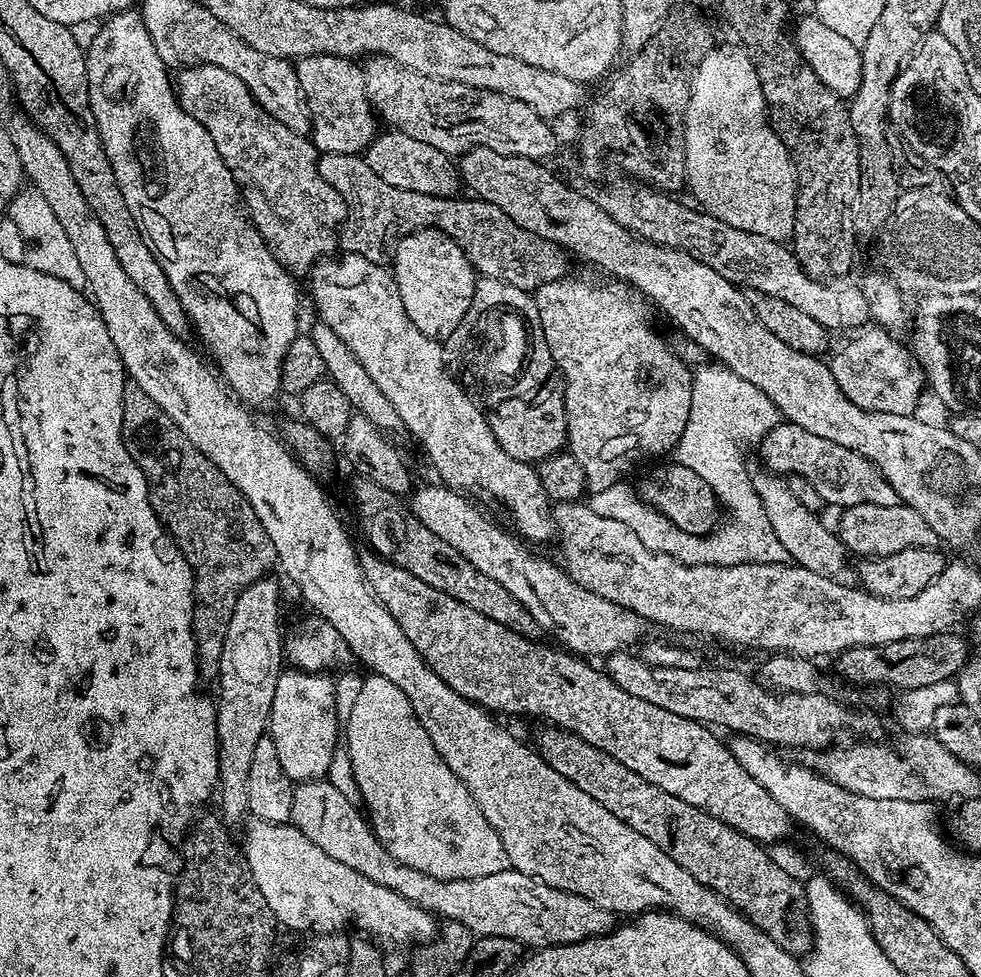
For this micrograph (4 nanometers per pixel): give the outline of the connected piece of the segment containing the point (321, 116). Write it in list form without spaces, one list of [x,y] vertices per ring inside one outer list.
[[[301,56],[294,67],[312,116],[310,139],[317,153],[361,155],[378,135],[378,117],[372,111],[371,102],[364,97],[361,67],[342,56]]]

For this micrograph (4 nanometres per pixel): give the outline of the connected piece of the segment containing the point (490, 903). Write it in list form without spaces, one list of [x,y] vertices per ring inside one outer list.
[[[327,778],[305,780],[293,787],[290,797],[292,804],[291,823],[296,825],[314,846],[322,846],[330,858],[342,862],[342,866],[350,866],[350,870],[358,870],[370,882],[378,882],[378,886],[386,886],[386,890],[394,890],[394,894],[402,894],[411,904],[417,904],[420,908],[427,909],[444,920],[457,920],[462,926],[468,928],[469,933],[476,936],[501,936],[502,938],[514,938],[522,946],[529,944],[529,949],[539,950],[553,948],[559,944],[576,944],[580,940],[586,940],[589,936],[600,936],[603,932],[611,932],[617,927],[617,917],[610,910],[590,902],[590,898],[582,898],[578,894],[567,890],[551,888],[549,884],[543,884],[535,879],[515,870],[495,872],[482,878],[470,878],[469,880],[439,880],[430,874],[422,874],[422,870],[414,870],[410,866],[400,864],[384,848],[384,842],[377,838],[372,831],[365,813],[356,806],[346,802],[339,790],[330,784]]]

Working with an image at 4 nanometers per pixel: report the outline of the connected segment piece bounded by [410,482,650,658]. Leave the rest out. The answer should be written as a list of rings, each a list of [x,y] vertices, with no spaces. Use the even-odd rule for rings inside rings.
[[[435,483],[424,484],[420,489],[417,487],[411,493],[413,496],[410,511],[416,515],[418,522],[422,522],[422,526],[426,526],[426,530],[430,530],[430,534],[438,534],[438,538],[442,538],[442,542],[450,542],[450,546],[454,546],[454,550],[458,550],[458,554],[462,554],[462,558],[466,558],[466,562],[470,562],[470,566],[474,566],[474,570],[482,570],[482,574],[486,574],[486,578],[494,578],[494,582],[498,582],[498,586],[510,590],[510,594],[514,594],[514,598],[518,598],[518,602],[522,602],[522,606],[532,615],[539,628],[545,633],[549,632],[557,640],[553,640],[557,645],[563,646],[567,651],[581,658],[596,658],[592,656],[606,658],[611,652],[631,649],[633,645],[643,641],[649,635],[650,624],[647,620],[606,598],[598,598],[598,594],[586,590],[586,586],[578,586],[578,582],[571,580],[559,563],[551,564],[546,557],[535,556],[530,549],[526,548],[528,546],[517,539],[511,531],[508,533],[506,529],[499,528],[494,521],[487,520],[468,501],[471,499],[467,495],[461,494],[455,488],[447,487],[443,483]]]

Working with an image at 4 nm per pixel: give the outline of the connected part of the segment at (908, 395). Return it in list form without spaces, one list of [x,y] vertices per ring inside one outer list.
[[[879,326],[869,327],[853,336],[856,337],[830,360],[834,382],[838,382],[842,394],[862,410],[913,415],[920,404],[920,391],[926,388],[924,372],[915,355],[905,345],[904,349],[898,341],[892,340],[891,331]]]

